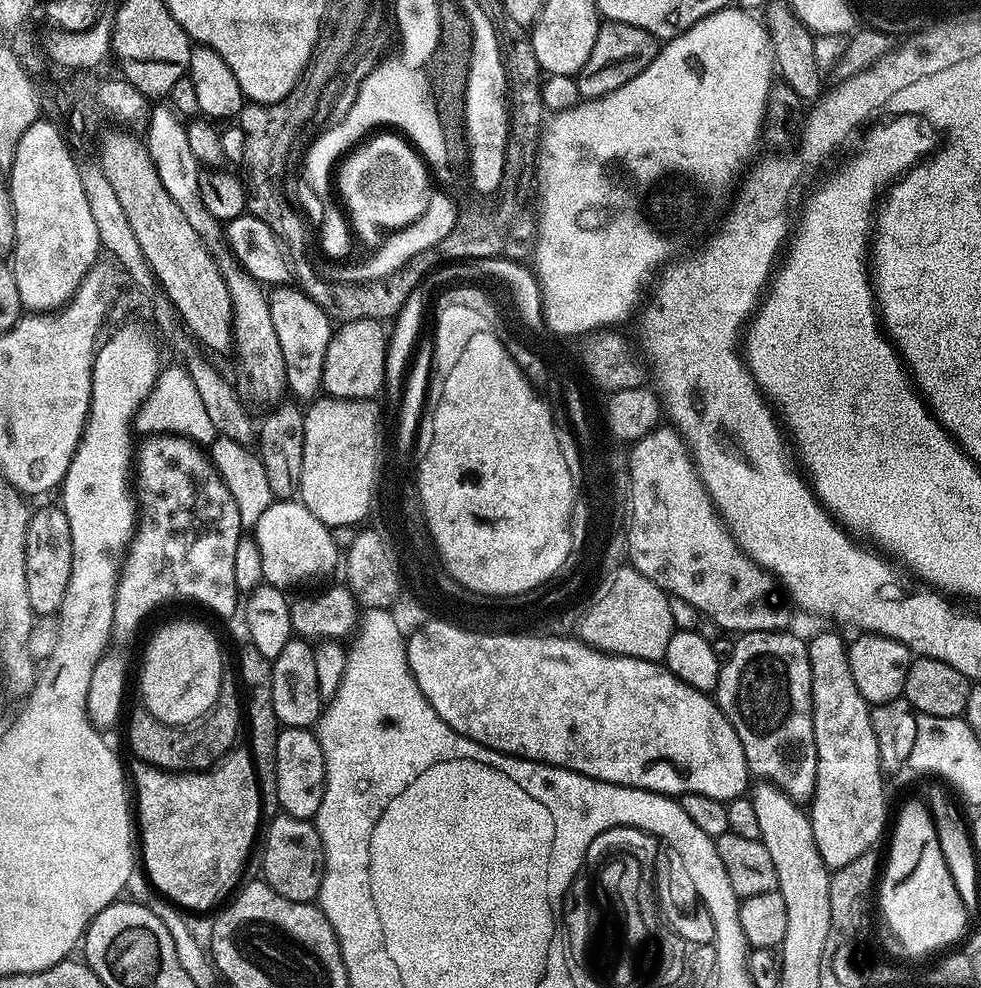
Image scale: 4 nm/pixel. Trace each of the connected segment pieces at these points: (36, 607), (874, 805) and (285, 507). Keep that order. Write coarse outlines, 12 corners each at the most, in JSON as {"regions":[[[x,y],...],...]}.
{"regions":[[[62,510],[31,517],[25,534],[29,604],[59,613],[72,573]],[[846,640],[807,641],[818,758],[810,819],[835,870],[889,823]],[[298,500],[254,527],[265,583],[281,590],[340,564],[331,529]]]}

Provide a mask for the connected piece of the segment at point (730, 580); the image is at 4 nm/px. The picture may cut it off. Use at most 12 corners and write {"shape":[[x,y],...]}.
{"shape":[[687,444],[631,445],[628,560],[728,634],[775,632],[771,572],[736,544]]}

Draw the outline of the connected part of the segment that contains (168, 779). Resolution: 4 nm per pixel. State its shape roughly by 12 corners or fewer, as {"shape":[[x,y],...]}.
{"shape":[[251,751],[136,762],[138,840],[159,895],[227,901],[262,828]]}

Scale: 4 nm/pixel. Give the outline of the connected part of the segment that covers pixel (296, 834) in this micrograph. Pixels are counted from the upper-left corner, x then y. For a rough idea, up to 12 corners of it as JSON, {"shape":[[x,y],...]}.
{"shape":[[273,816],[264,840],[265,884],[313,903],[324,877],[312,820]]}

